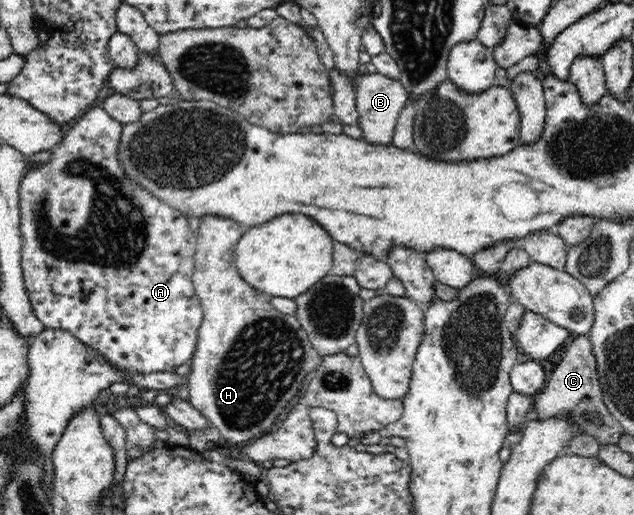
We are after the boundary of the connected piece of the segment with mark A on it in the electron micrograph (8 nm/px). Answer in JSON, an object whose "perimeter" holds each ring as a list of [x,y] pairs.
{"perimeter":[[[90,107],[87,112],[62,138],[62,142],[53,148],[52,156],[46,163],[35,165],[27,174],[24,174],[19,186],[20,202],[20,229],[22,236],[21,264],[24,283],[30,298],[34,313],[47,329],[61,329],[71,333],[75,339],[99,353],[123,373],[123,382],[133,386],[133,375],[150,375],[156,372],[175,372],[175,368],[185,363],[191,363],[196,349],[198,328],[201,326],[204,314],[200,300],[194,291],[193,274],[195,271],[195,255],[197,250],[196,231],[189,227],[187,216],[161,202],[137,184],[124,170],[120,161],[121,136],[123,124],[115,120],[104,107]]]}

